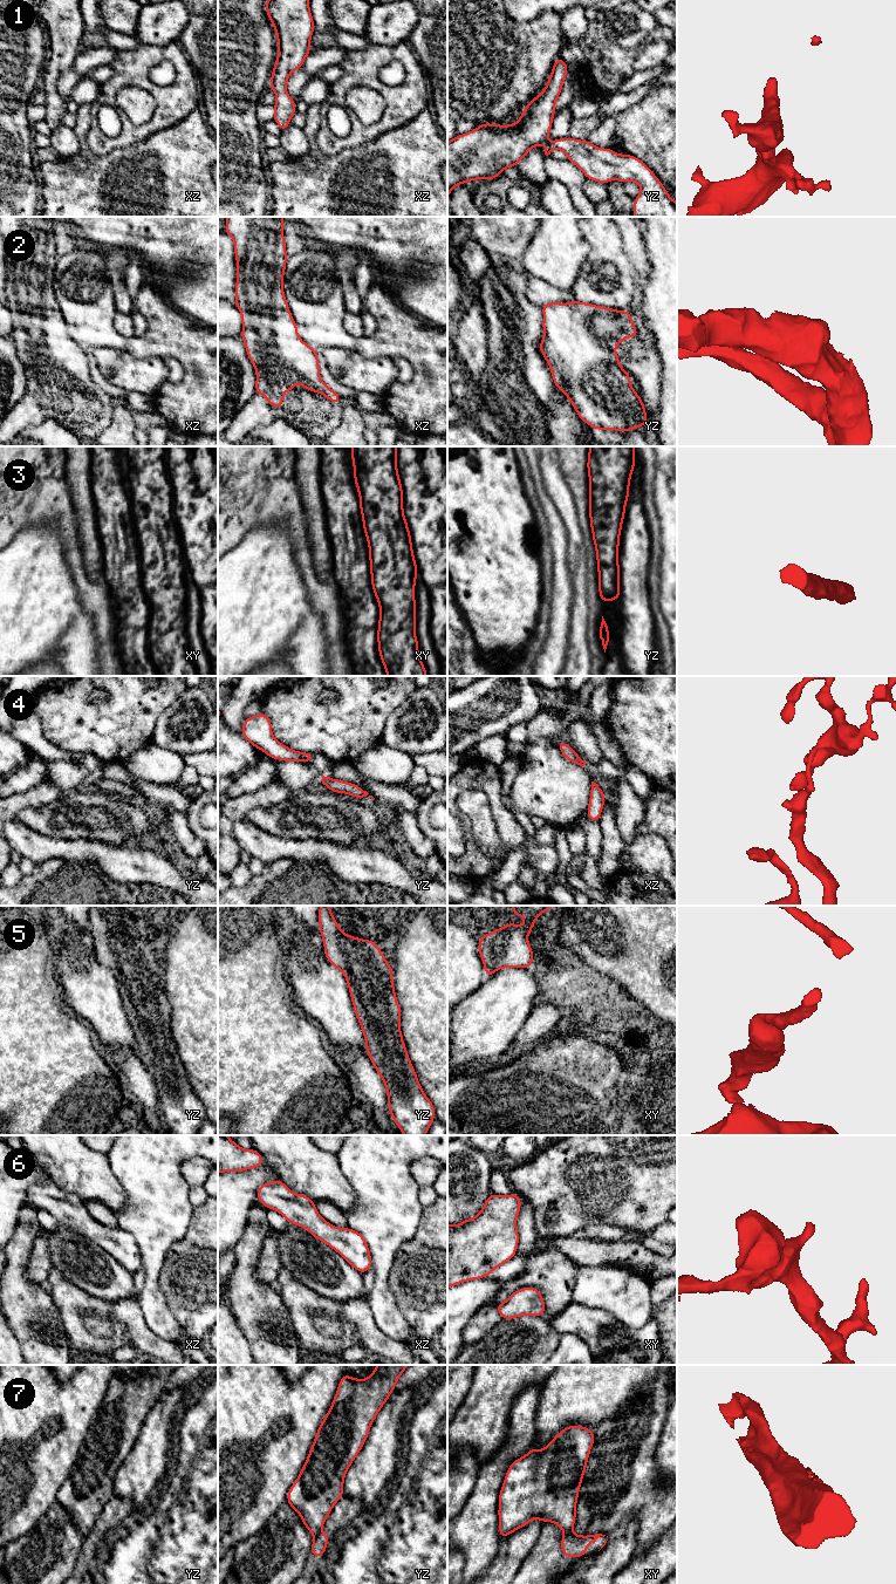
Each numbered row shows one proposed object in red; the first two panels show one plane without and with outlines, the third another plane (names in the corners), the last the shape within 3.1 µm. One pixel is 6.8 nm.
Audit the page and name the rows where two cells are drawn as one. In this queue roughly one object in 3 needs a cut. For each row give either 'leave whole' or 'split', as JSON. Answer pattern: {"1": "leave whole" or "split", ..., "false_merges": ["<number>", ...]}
{"1": "leave whole", "2": "leave whole", "3": "leave whole", "4": "leave whole", "5": "leave whole", "6": "leave whole", "7": "split", "false_merges": ["7"]}

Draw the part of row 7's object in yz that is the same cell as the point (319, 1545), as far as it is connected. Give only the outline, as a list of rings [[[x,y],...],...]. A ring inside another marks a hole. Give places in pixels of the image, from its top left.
[[[319,1532],[312,1543],[312,1557],[317,1558],[323,1556],[329,1539],[330,1536],[328,1534]]]

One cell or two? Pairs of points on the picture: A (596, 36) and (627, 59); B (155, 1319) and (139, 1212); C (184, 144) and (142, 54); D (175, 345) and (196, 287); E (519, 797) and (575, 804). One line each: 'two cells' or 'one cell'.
A: one cell
B: one cell
C: two cells
D: two cells
E: one cell

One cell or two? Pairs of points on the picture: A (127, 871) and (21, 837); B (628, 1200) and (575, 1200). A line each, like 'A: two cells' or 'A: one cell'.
A: one cell
B: one cell

